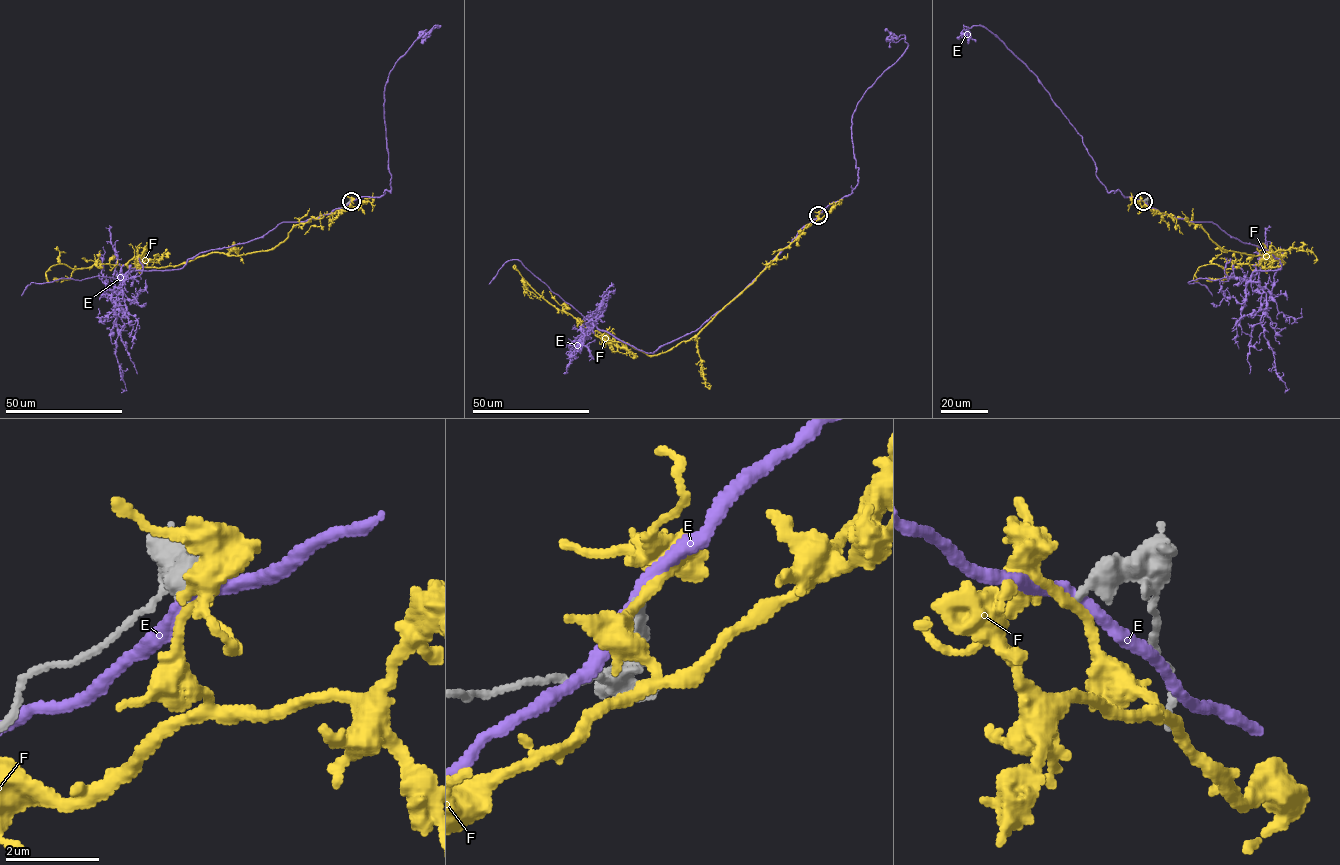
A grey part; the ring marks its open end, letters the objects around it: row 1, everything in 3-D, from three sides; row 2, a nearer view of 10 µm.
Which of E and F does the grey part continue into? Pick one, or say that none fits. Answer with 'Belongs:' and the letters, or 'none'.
Belongs: none

